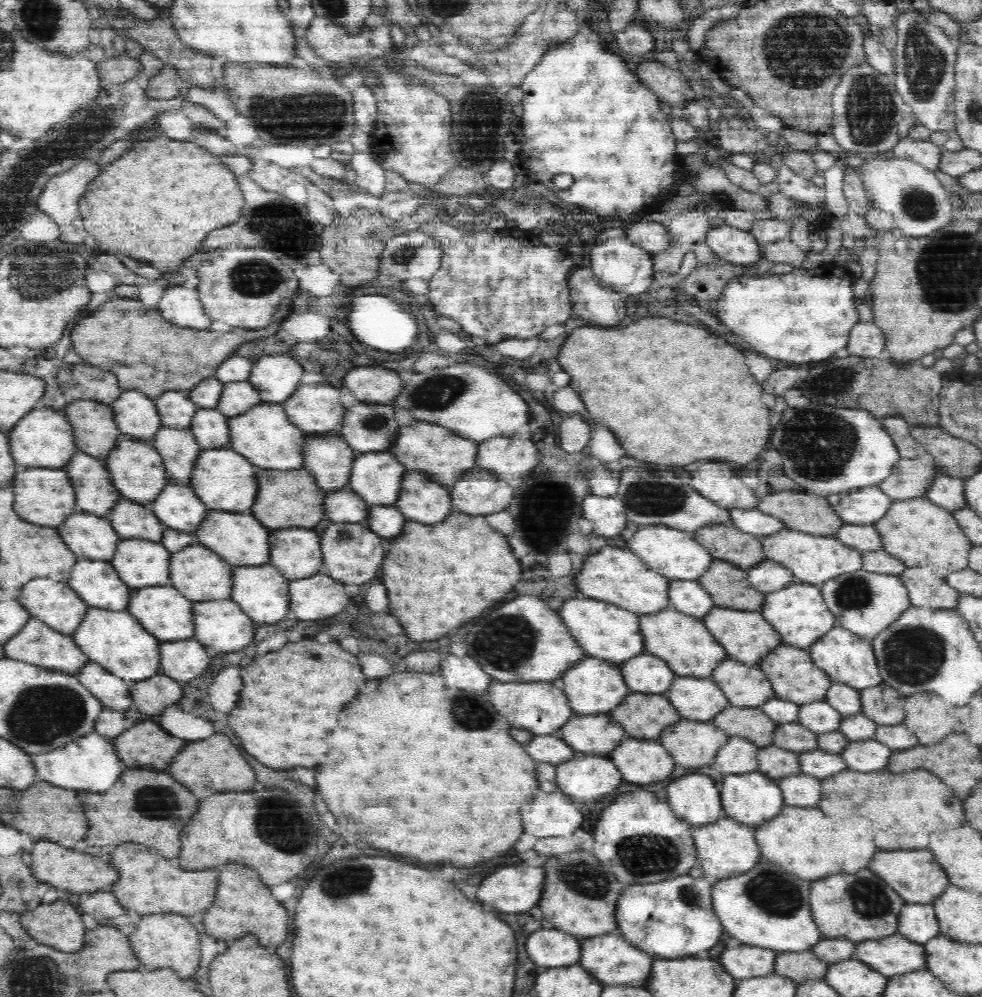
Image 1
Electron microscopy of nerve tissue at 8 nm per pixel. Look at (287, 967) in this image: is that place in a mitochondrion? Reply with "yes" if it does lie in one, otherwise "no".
no

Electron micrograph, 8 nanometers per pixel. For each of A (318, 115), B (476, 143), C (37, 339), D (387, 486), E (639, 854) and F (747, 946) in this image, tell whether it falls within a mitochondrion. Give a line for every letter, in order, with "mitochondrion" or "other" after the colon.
A: mitochondrion
B: mitochondrion
C: other
D: other
E: mitochondrion
F: other

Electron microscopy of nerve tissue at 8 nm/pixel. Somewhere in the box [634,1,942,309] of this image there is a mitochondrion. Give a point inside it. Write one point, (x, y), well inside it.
(802, 59)

